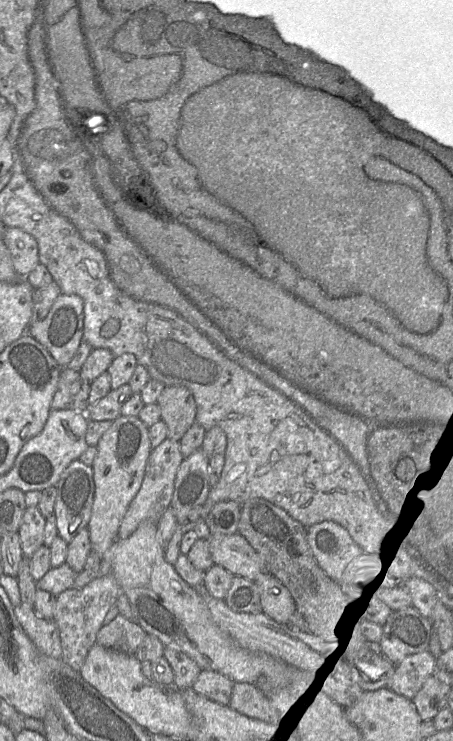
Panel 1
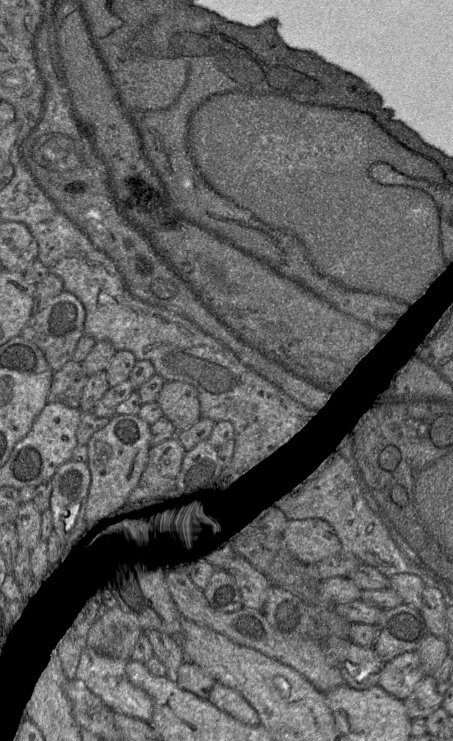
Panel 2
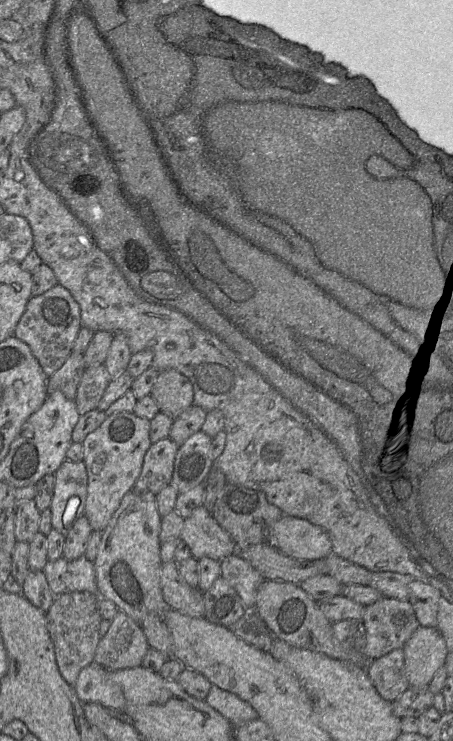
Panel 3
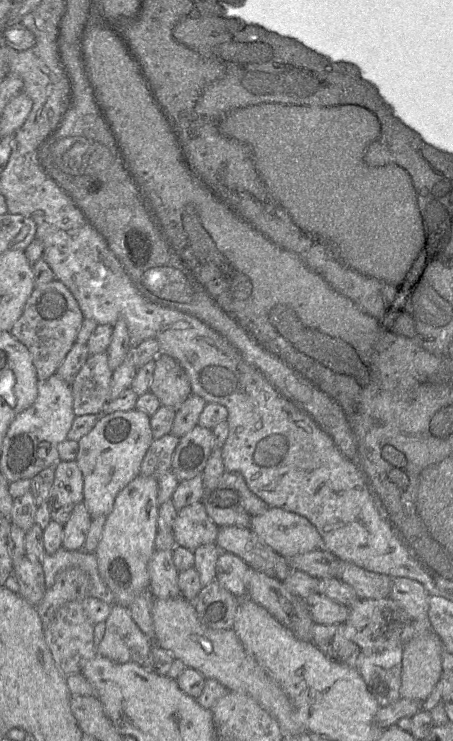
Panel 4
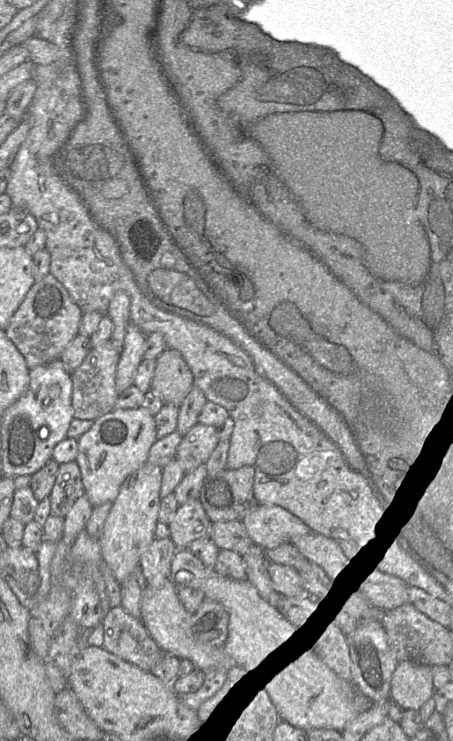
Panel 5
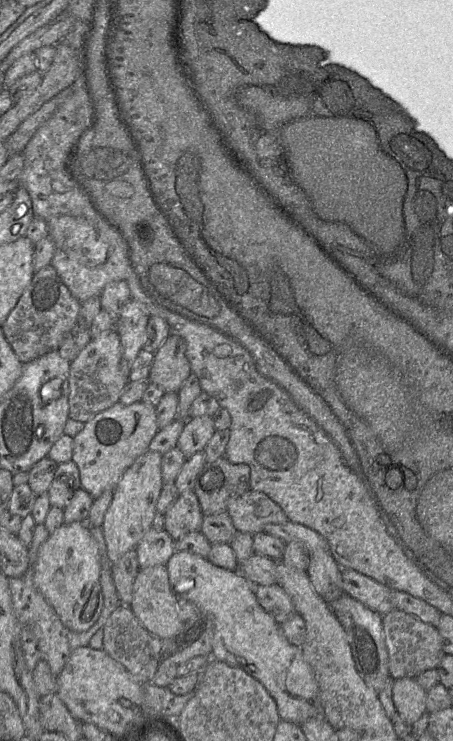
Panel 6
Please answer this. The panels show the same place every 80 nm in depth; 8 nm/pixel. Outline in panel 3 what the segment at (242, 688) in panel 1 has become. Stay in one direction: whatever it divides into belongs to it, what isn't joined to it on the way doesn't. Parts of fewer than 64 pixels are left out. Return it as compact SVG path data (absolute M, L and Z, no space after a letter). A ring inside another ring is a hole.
M216 685L211 686L205 702L227 718L233 725L242 725L259 718L250 704Z

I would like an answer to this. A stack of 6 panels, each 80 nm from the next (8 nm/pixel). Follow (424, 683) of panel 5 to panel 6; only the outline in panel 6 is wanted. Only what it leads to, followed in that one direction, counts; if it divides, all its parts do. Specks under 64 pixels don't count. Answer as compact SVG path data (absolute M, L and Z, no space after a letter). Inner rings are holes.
M399 678L393 681L393 700L402 719L413 725L426 712L427 691L415 678Z

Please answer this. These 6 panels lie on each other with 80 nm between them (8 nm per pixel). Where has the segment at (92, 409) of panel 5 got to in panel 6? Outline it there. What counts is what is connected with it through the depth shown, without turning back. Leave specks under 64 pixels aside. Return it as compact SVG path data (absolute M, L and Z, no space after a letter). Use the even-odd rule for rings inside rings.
M115 329L93 337L77 357L70 362L68 381L69 418L72 420L85 423L119 402L129 378L124 373L122 346Z

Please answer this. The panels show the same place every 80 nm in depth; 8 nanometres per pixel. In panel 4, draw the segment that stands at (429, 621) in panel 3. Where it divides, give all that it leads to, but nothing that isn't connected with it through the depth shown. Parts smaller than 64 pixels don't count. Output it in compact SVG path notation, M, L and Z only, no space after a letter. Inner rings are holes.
M407 578L394 579L389 594L414 622L428 620L429 597L421 583Z

